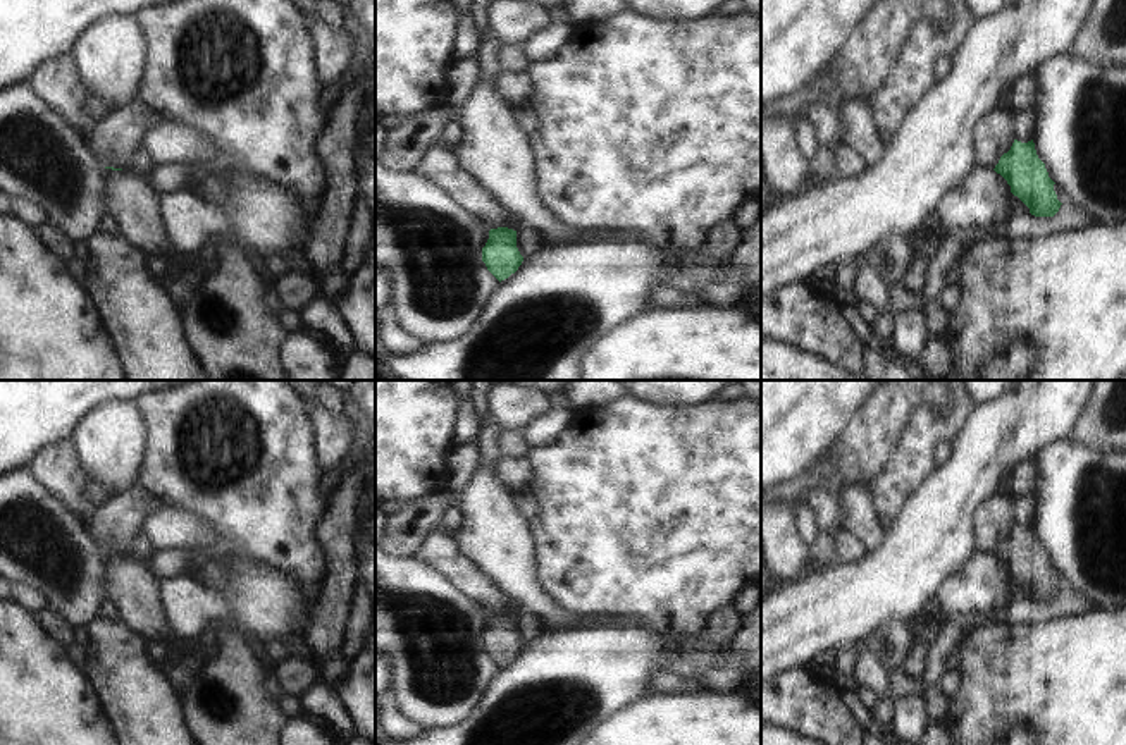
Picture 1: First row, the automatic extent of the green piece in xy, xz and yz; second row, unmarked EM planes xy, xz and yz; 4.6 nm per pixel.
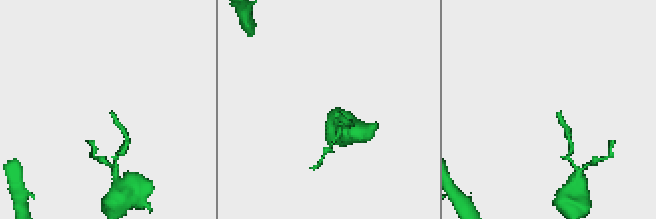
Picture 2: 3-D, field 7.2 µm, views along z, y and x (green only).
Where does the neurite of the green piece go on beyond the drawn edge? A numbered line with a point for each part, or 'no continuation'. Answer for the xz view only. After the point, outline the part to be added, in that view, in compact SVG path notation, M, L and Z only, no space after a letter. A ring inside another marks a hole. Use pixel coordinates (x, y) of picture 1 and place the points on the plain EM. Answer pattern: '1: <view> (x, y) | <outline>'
no continuation

